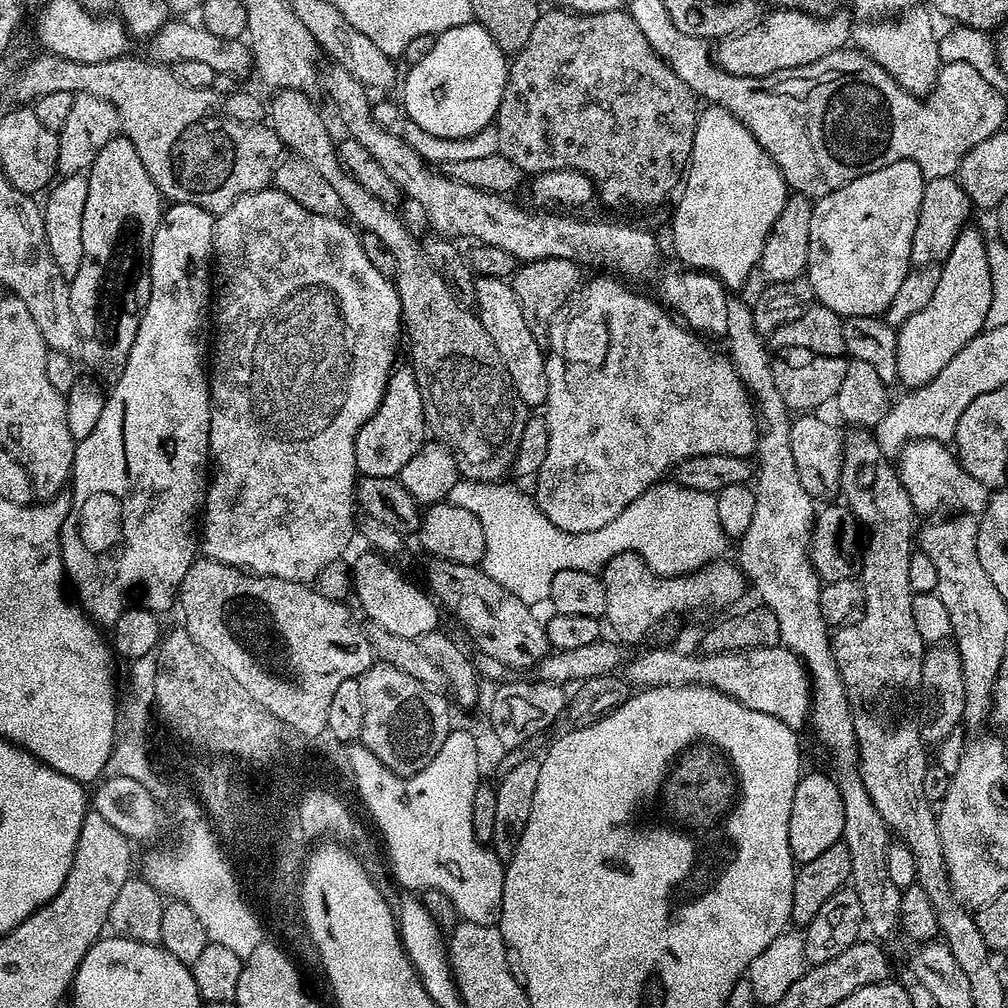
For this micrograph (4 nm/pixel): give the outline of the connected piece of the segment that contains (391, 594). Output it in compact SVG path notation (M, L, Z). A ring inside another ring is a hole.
M364 550L364 553L357 558L356 564L354 560L351 565L354 600L360 603L361 610L372 619L371 623L375 627L390 630L390 634L402 634L402 638L419 640L426 633L437 631L439 624L436 623L439 622L440 616L442 617L442 612L435 599L421 585L420 589L414 581L407 580L392 564L395 563L389 562L379 552Z

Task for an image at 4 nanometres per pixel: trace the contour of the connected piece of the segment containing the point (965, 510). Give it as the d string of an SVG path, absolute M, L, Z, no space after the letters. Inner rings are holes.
M921 439L904 445L897 459L896 469L913 508L922 516L952 513L978 516L984 512L992 493L991 489L983 486L976 478L966 474L955 453L943 441Z

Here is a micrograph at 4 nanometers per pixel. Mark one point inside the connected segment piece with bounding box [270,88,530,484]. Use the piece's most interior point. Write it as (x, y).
(471, 406)

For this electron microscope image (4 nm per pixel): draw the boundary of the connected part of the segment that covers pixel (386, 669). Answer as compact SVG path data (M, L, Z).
M374 662L363 676L359 677L362 690L362 734L359 743L374 754L386 767L399 776L412 776L418 770L430 766L430 758L442 750L442 742L454 730L452 712L448 709L450 700L447 695L441 694L437 689L428 688L418 678L410 678L410 674L402 674L402 670L394 670L394 666Z

